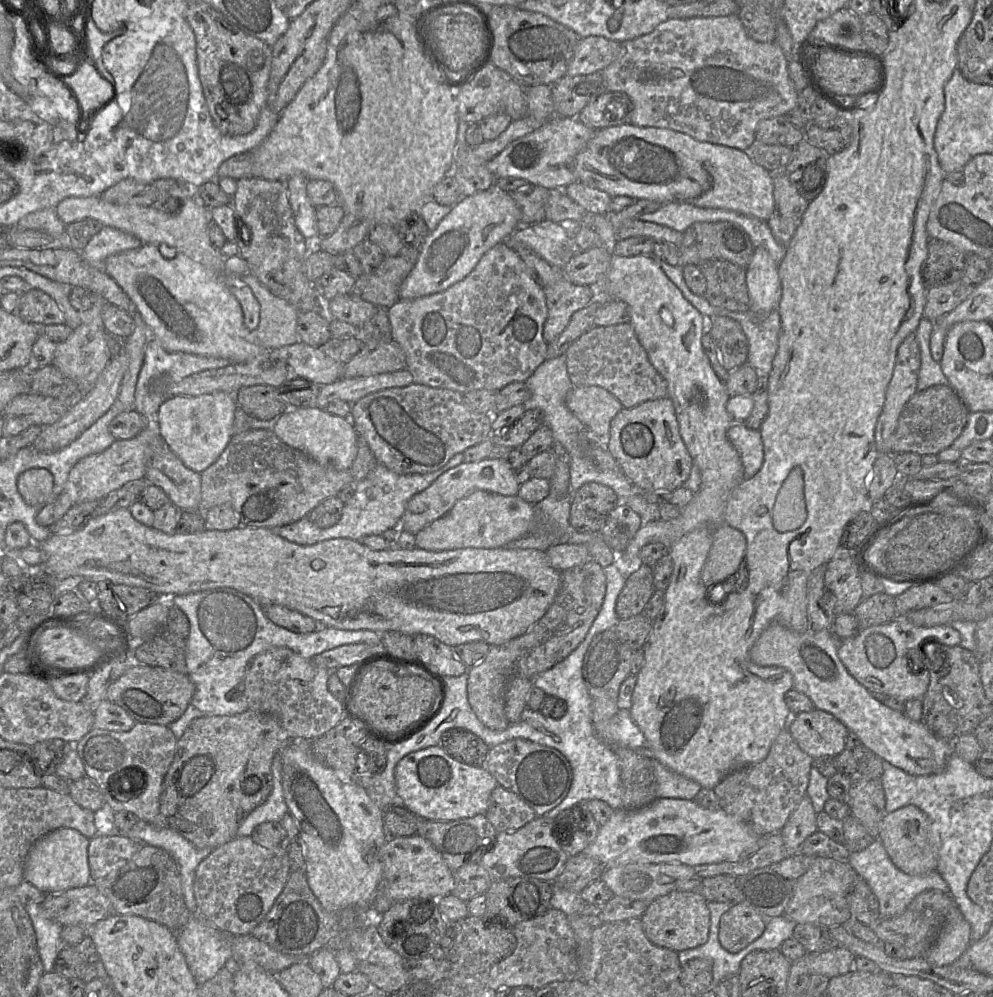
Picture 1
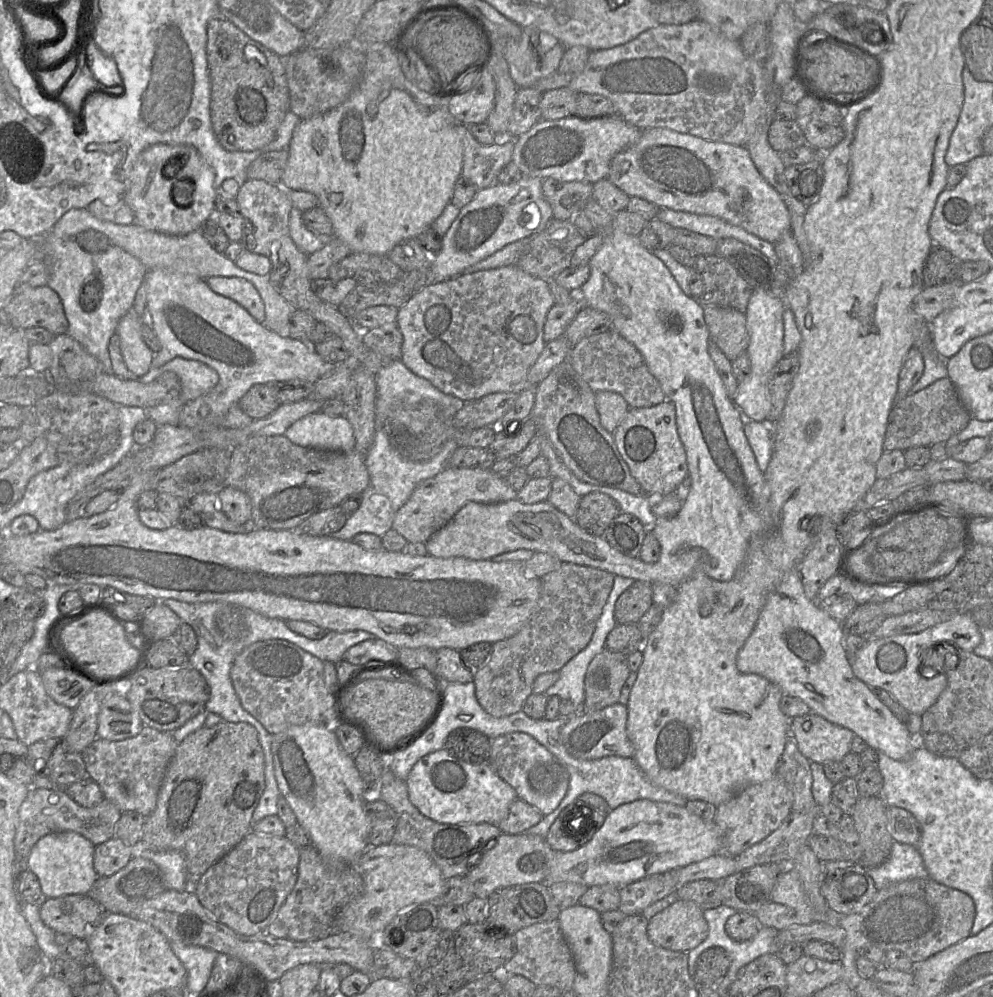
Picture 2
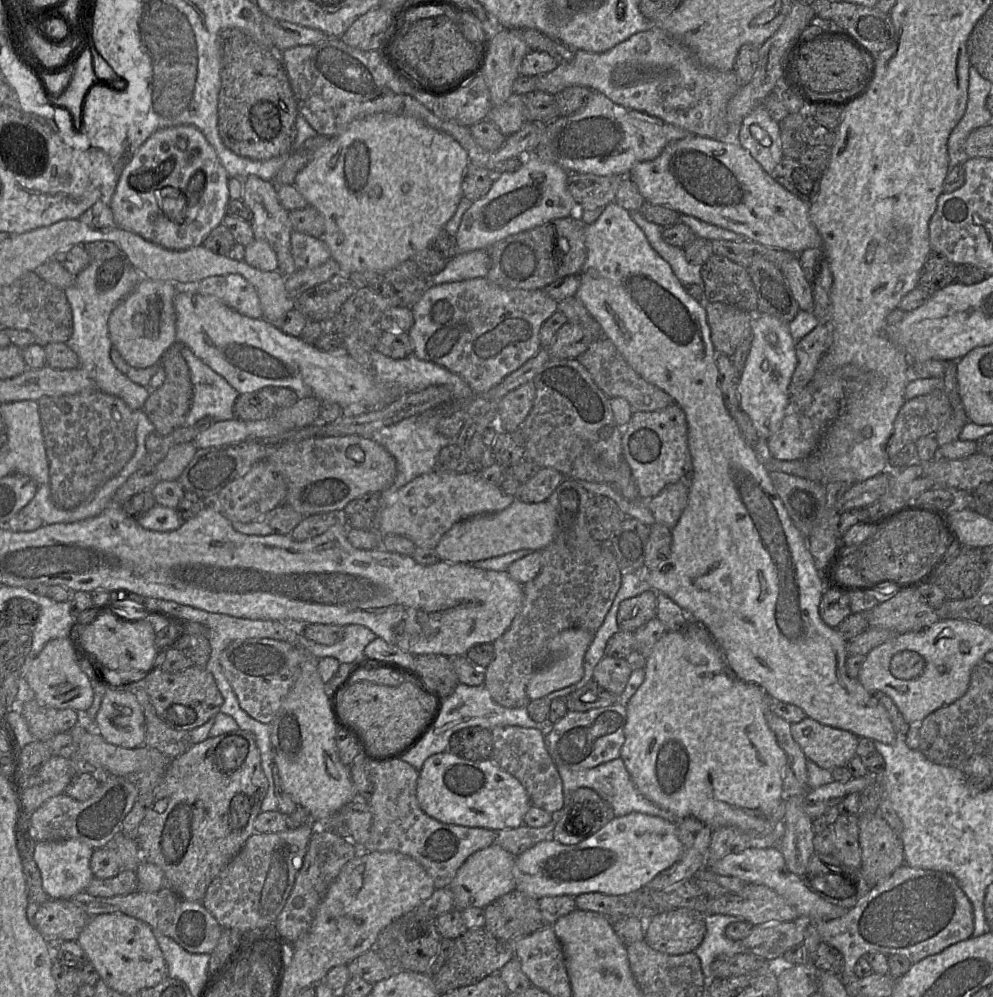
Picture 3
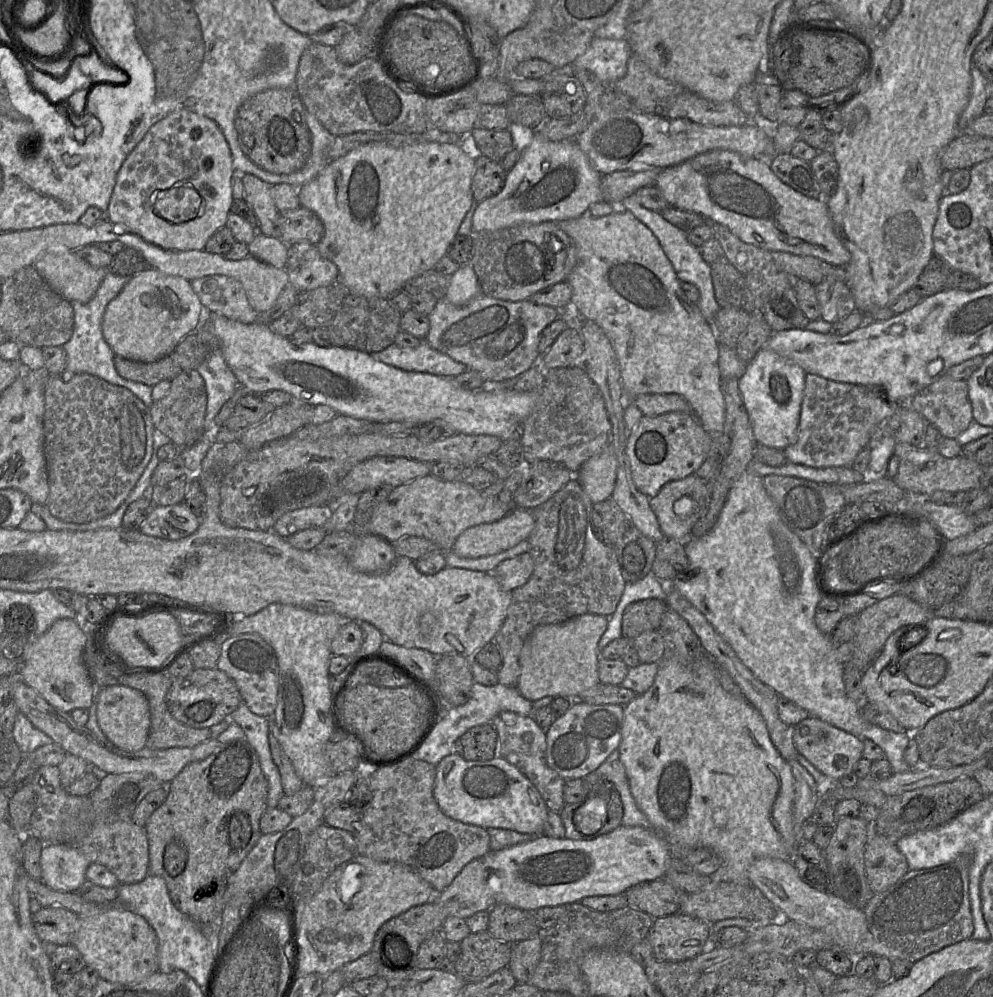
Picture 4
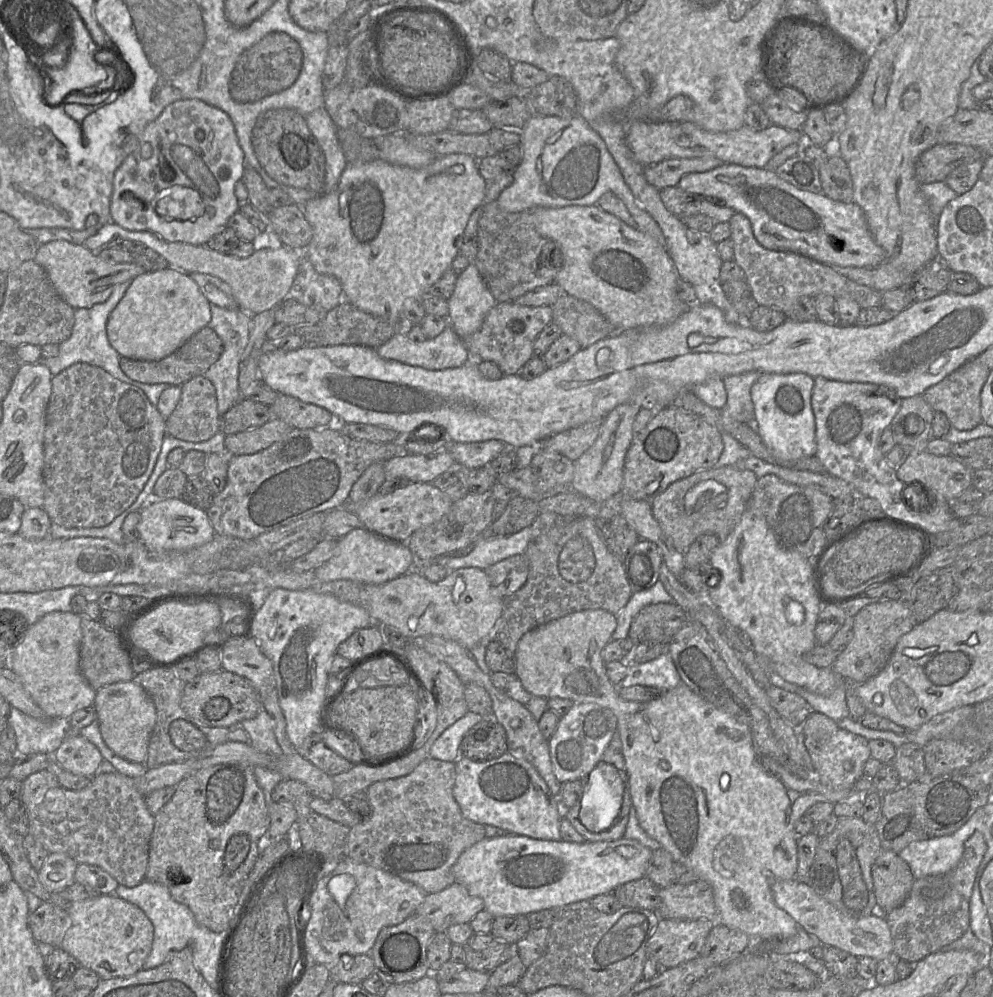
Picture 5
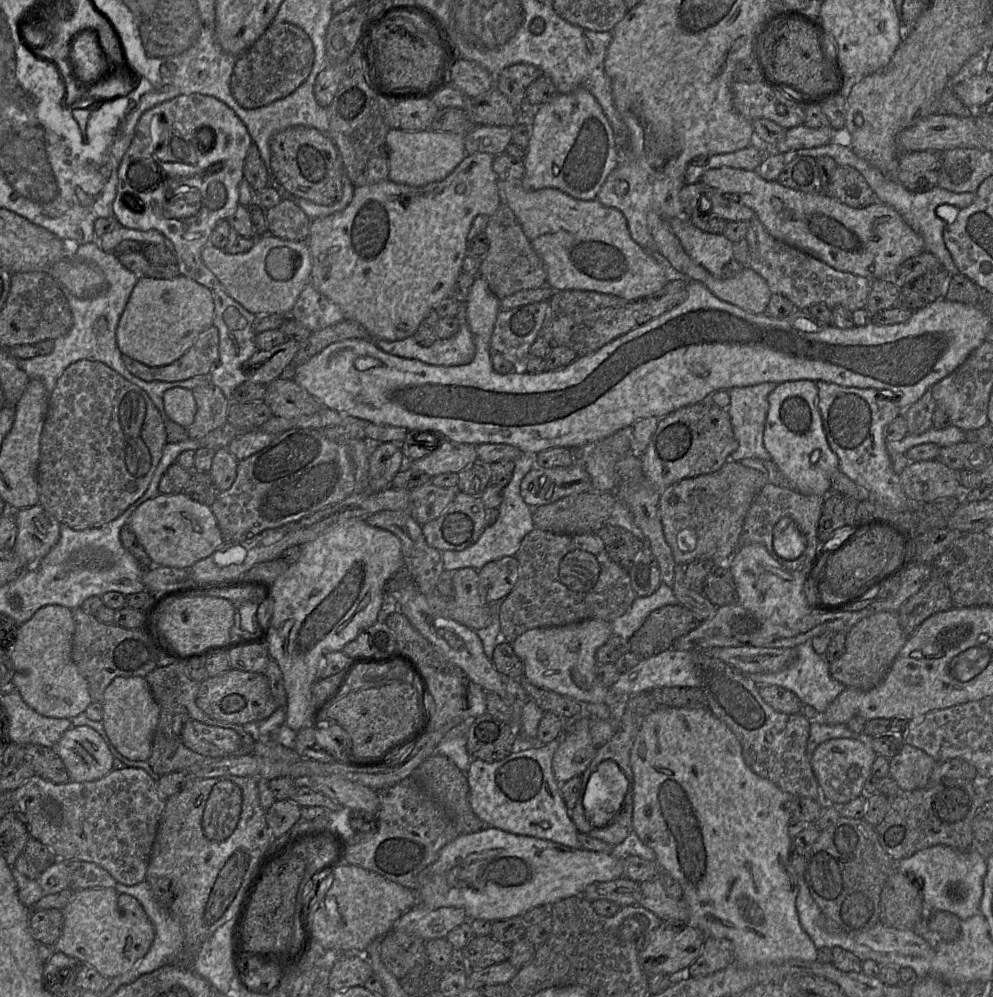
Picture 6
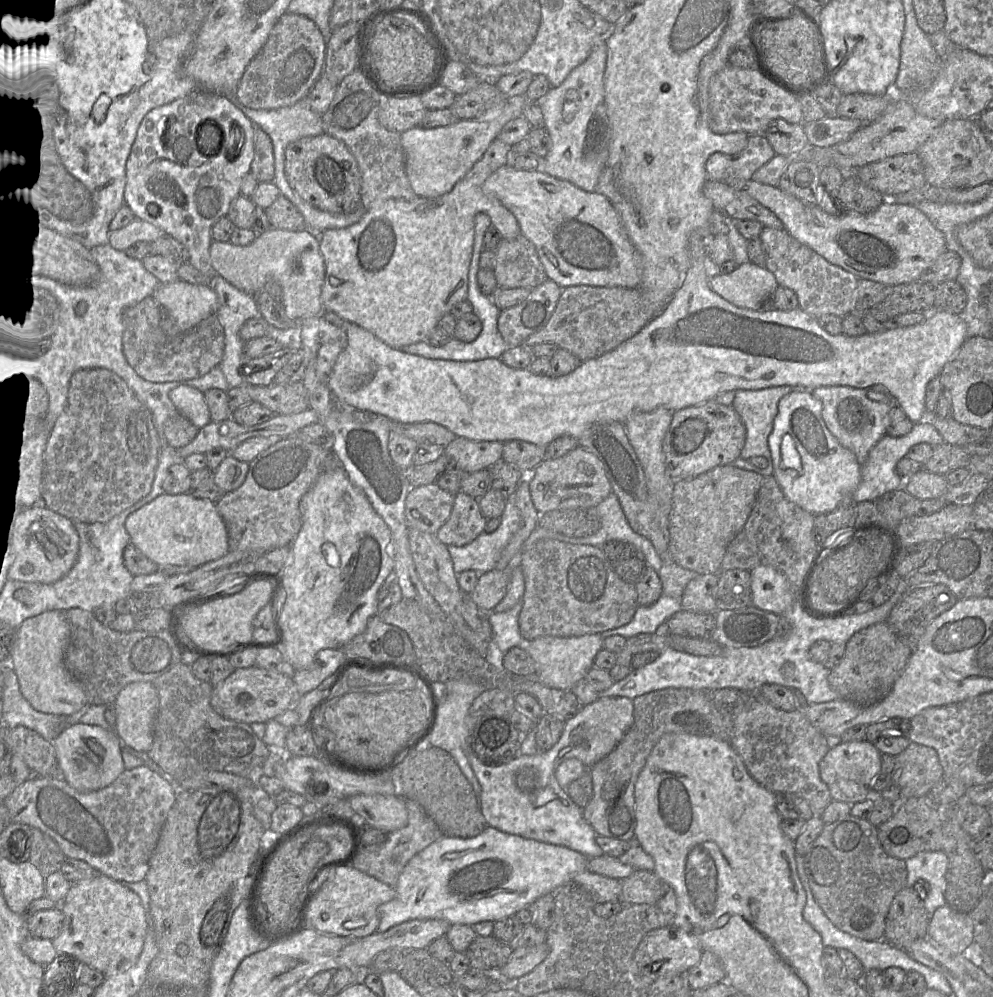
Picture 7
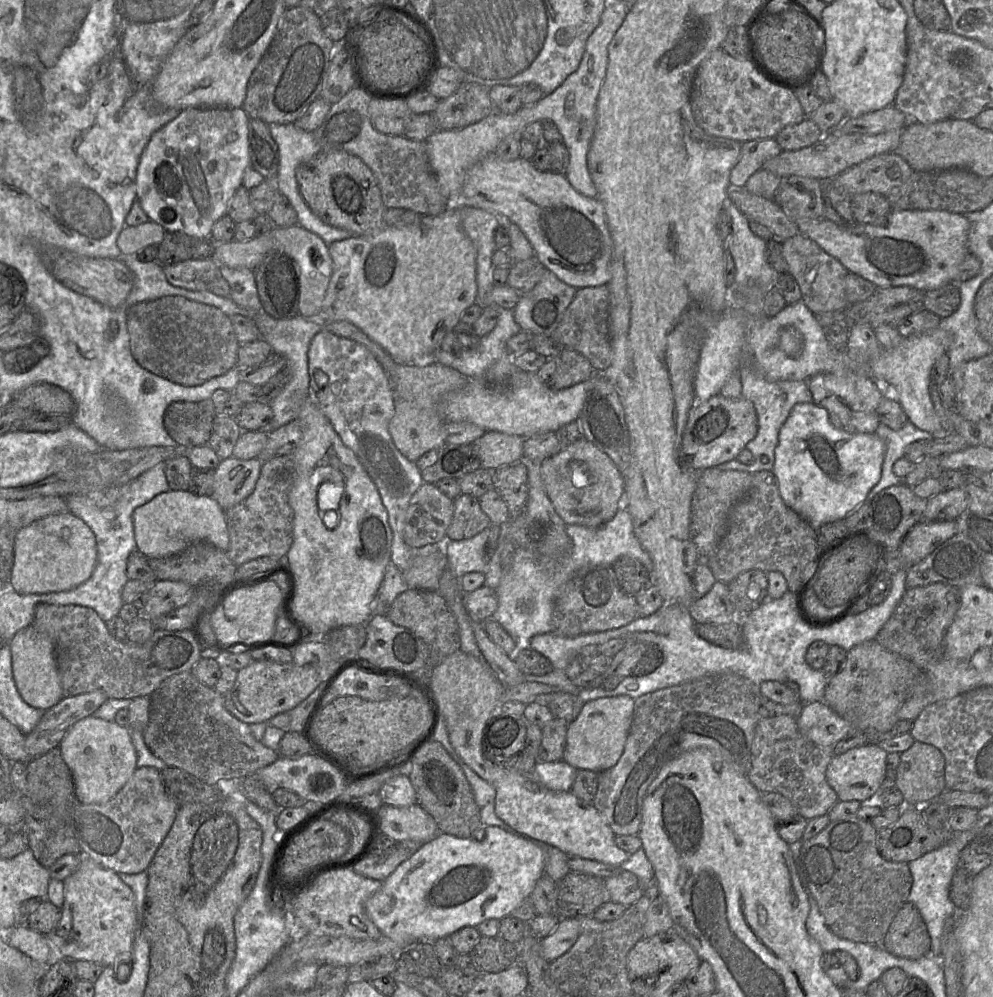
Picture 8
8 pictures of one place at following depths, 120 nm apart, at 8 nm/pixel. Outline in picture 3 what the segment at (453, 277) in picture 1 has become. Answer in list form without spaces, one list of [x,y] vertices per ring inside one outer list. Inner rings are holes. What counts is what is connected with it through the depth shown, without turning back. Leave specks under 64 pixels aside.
[[[534,154],[525,156],[518,170],[495,175],[488,193],[474,201],[462,216],[455,236],[459,253],[485,250],[508,236],[578,214],[568,189],[568,176],[569,172],[561,166]]]

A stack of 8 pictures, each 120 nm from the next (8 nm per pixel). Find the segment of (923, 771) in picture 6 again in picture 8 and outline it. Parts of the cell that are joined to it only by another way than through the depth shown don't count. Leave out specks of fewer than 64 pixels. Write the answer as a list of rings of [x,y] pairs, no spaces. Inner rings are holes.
[[[914,741],[913,745],[900,754],[896,769],[896,788],[905,799],[905,806],[923,806],[937,799],[945,790],[945,759],[941,751],[931,744]]]

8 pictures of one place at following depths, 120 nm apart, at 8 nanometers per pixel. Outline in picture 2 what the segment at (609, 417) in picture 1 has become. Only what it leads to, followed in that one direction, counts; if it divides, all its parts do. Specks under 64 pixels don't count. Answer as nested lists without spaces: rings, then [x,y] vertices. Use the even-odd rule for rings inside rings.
[[[612,391],[596,393],[595,404],[602,427],[612,434],[631,409],[620,394]]]

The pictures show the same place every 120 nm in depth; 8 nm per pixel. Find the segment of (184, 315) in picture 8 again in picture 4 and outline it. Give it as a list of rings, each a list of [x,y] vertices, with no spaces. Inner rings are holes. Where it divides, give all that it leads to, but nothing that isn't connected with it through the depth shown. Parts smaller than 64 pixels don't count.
[[[195,330],[186,335],[169,355],[158,361],[146,363],[115,355],[114,364],[123,378],[154,386],[162,380],[172,380],[184,371],[197,369],[210,351]]]

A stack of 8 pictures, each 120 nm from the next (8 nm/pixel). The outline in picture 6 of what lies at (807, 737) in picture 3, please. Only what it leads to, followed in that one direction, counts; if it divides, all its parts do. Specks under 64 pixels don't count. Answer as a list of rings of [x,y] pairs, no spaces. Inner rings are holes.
[[[835,738],[821,743],[812,753],[810,762],[825,804],[841,806],[864,794],[864,784],[872,775],[877,755],[864,738]]]

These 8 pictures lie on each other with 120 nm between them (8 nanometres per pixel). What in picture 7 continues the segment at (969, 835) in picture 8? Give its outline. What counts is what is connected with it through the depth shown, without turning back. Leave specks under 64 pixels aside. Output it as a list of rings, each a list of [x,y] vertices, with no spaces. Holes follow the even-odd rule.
[[[922,851],[905,860],[907,867],[907,885],[913,887],[920,882],[916,893],[924,903],[928,921],[935,910],[947,905],[945,899],[946,871],[948,857],[942,851]]]

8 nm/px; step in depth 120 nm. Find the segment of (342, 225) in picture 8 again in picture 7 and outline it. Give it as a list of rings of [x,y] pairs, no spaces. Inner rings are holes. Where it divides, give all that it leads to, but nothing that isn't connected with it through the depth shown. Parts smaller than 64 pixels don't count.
[[[328,134],[289,143],[285,150],[285,176],[299,197],[319,210],[349,214],[359,206],[361,174],[357,161],[342,141]]]

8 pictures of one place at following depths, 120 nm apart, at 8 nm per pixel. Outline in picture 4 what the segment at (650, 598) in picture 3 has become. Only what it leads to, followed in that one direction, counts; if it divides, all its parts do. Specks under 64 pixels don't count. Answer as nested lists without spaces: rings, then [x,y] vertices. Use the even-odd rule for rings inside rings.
[[[656,598],[630,603],[622,615],[622,636],[633,640],[645,631],[658,630],[667,608],[666,601]]]

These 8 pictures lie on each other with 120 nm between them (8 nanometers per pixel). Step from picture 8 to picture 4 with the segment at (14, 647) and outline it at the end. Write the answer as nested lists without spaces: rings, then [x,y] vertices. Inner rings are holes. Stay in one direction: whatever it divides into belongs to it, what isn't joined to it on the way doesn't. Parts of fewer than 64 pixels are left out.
[[[69,618],[55,621],[44,634],[31,637],[25,647],[19,678],[60,711],[89,709],[93,701],[97,701],[97,687],[83,660],[86,641],[81,621]]]

